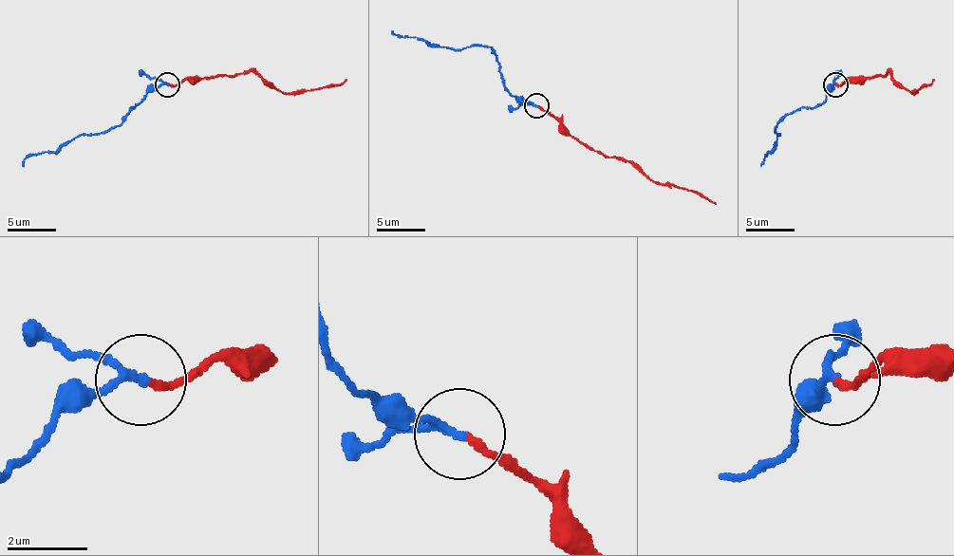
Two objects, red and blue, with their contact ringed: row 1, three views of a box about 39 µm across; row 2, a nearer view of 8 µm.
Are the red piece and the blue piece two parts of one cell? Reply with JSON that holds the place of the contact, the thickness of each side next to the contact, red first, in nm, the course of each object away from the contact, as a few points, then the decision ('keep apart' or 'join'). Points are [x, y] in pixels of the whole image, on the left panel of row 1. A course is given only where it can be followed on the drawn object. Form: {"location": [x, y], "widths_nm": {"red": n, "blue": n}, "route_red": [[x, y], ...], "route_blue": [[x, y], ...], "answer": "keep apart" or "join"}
{"location": [167, 84], "widths_nm": {"red": 170, "blue": 170}, "route_red": [[166, 84], [237, 72], [257, 72], [284, 92], [328, 87], [346, 80]], "route_blue": [[166, 84], [154, 87], [120, 124], [98, 134], [78, 134], [56, 151], [31, 154], [22, 166]], "answer": "join"}

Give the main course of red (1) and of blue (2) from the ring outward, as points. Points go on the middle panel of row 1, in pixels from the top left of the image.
1: (535, 105), (572, 137), (607, 157), (626, 158), (653, 181), (698, 191), (715, 203)
2: (535, 105), (523, 102), (504, 85), (499, 61), (489, 46), (447, 48), (391, 31)

